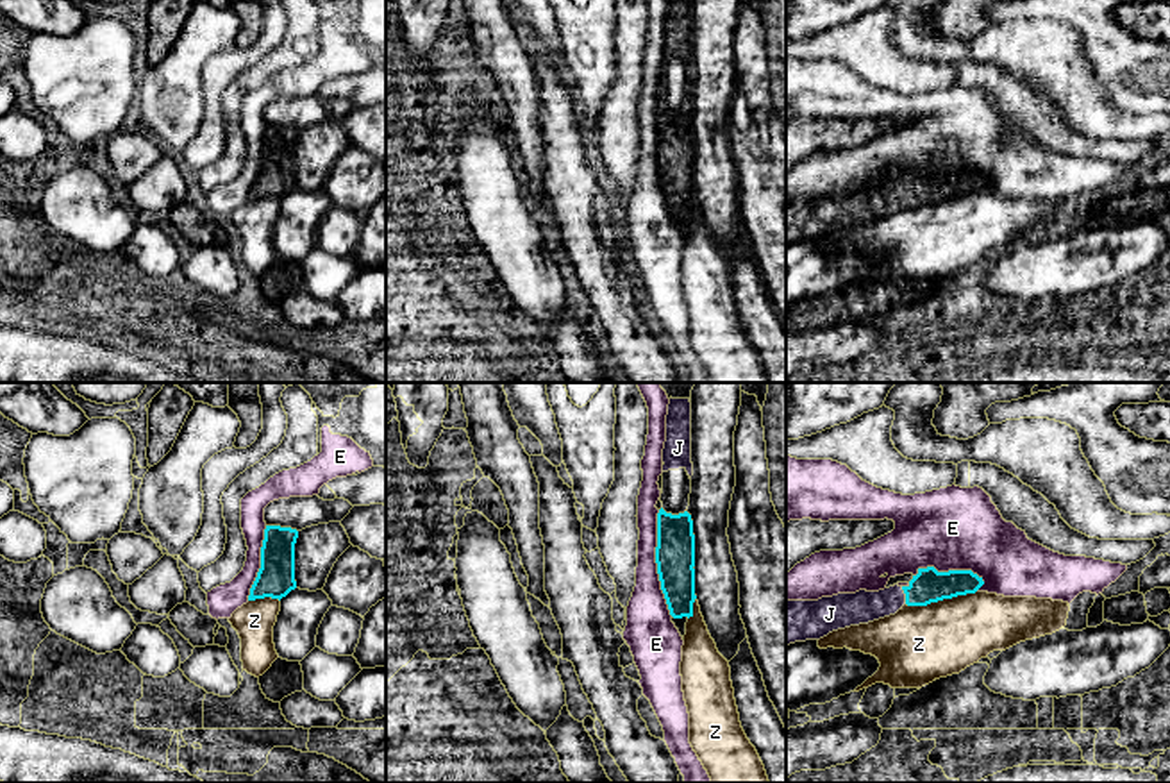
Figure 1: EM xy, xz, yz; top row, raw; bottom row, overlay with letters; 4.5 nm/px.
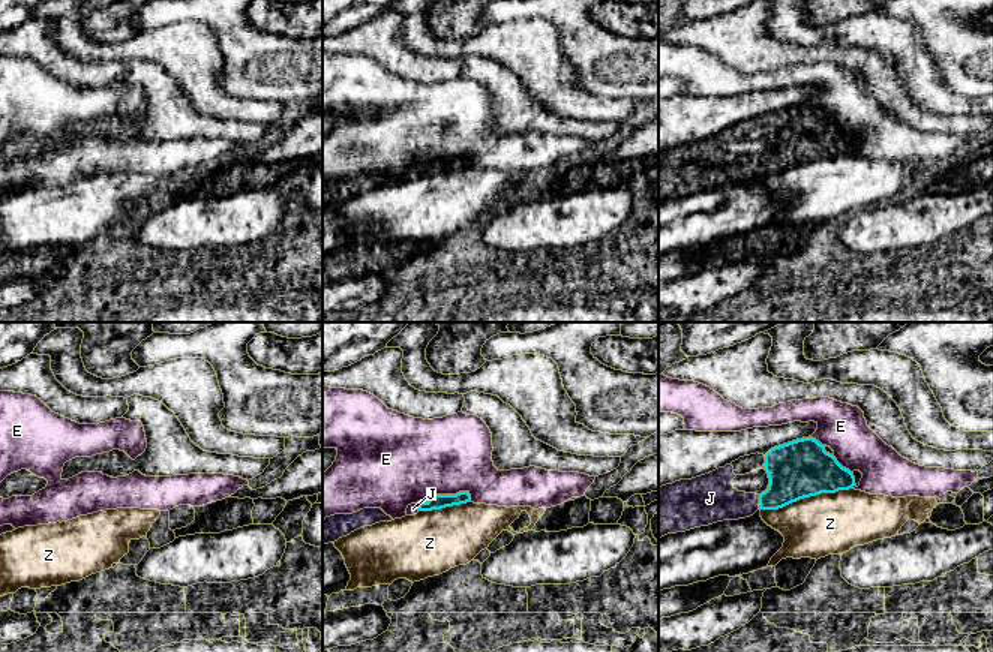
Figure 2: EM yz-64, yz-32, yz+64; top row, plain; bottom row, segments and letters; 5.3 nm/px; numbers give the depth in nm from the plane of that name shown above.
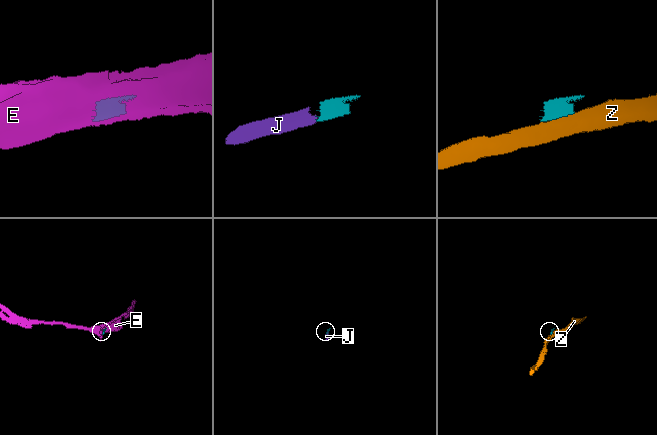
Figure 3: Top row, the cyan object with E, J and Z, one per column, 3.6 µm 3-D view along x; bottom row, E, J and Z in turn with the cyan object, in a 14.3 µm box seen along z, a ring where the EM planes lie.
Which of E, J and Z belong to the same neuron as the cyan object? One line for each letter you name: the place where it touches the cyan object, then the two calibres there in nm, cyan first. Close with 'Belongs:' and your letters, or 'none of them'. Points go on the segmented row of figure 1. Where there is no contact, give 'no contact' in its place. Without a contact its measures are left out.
J: yz (906, 596) | 150/150 nm
Belongs: J

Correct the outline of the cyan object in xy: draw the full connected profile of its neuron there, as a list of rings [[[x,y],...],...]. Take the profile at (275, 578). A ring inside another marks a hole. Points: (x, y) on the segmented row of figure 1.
[[[266,526],[261,547],[261,568],[250,588],[248,601],[282,599],[297,588],[295,543],[298,531],[280,526]]]

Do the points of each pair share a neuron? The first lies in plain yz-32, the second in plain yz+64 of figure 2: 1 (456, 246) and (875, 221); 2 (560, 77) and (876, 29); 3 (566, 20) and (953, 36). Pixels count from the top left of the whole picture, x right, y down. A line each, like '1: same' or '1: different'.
1: different
2: same
3: same

